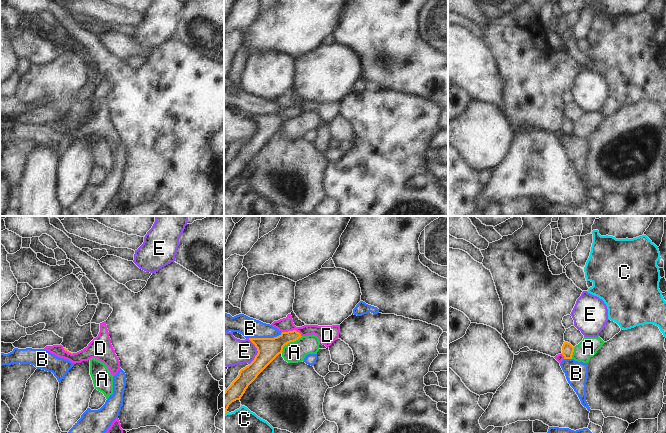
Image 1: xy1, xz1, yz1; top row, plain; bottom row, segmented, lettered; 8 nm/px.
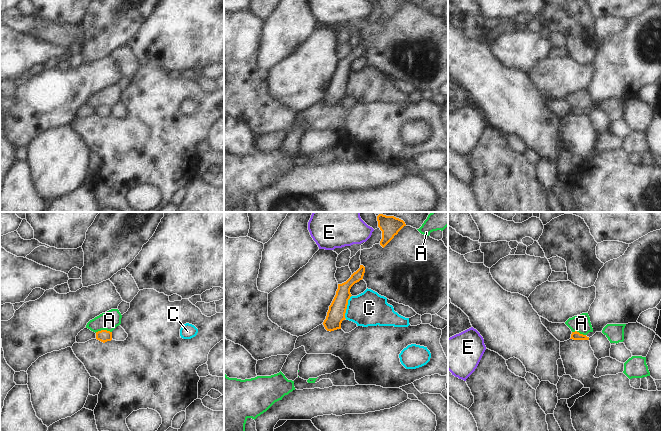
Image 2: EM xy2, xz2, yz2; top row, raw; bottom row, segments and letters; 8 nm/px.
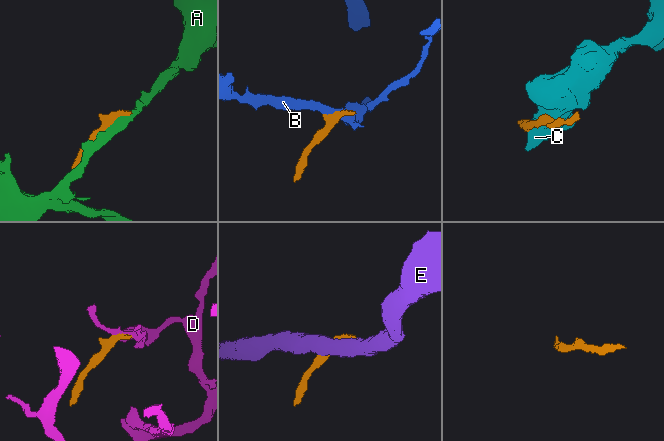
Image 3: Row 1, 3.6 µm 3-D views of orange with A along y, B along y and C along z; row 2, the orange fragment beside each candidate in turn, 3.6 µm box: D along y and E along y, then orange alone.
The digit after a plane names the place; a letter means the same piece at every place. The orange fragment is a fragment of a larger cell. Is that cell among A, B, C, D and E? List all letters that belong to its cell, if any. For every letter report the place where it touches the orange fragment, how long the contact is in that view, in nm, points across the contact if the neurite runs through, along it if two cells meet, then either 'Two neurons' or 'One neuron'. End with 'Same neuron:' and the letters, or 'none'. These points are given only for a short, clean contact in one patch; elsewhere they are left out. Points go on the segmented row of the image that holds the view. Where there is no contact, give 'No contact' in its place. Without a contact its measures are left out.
A: Touches orange at xz1 (290, 341). Shared border 220 nm. Two neurons
B: Touches orange at xz1 (265, 338). Shared border 280 nm. Boundary: xz1 (282, 332), (273, 337), (249, 338). Two neurons
C: Touches orange at xz2 (346, 307). Shared border 200 nm. Boundary: xz2 (351, 295), (348, 300), (345, 318). Two neurons
D: Touches orange at xz1 (292, 331). Shared border 170 nm. Boundary: xz1 (282, 331), (296, 330), (301, 336). Two neurons
E: Touches orange at xz1 (257, 350). Shared border 220 nm. Boundary: xz1 (248, 338), (257, 351), (254, 359), (249, 364). Two neurons
Same neuron: none.

